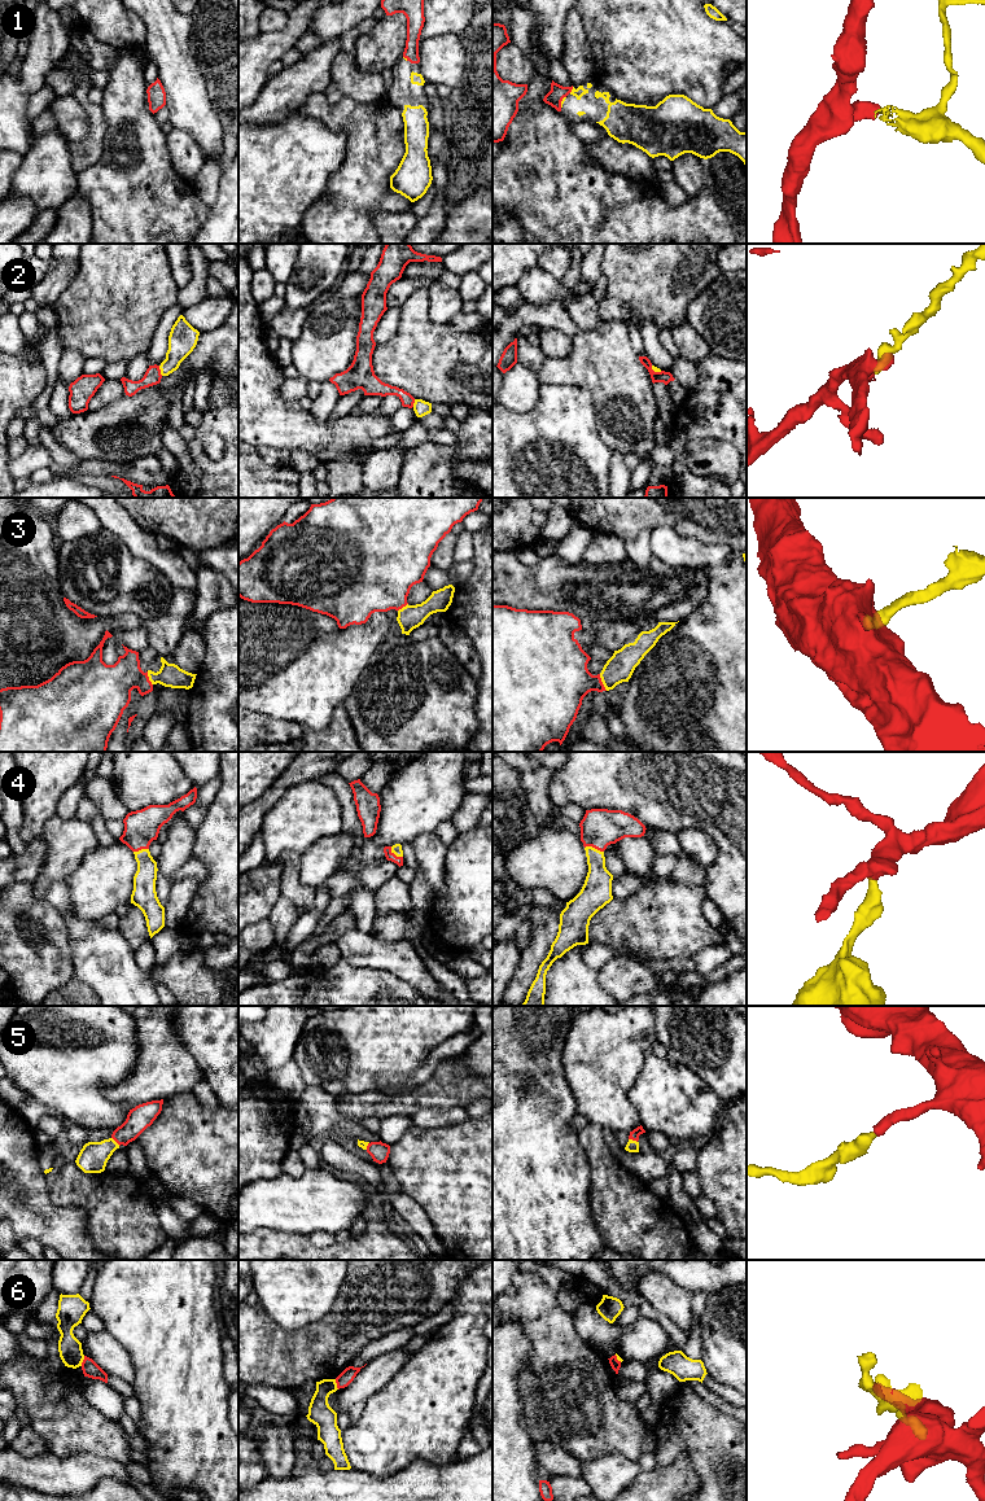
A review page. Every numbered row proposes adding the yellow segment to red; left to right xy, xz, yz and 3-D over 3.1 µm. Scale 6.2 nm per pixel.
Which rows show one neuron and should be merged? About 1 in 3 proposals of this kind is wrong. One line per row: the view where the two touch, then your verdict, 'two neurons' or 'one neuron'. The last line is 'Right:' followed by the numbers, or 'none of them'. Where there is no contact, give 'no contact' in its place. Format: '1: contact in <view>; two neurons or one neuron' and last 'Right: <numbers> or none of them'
1: contact in yz; one neuron
2: contact in xy; two neurons
3: contact in yz; one neuron
4: contact in yz; one neuron
5: contact in yz; one neuron
6: contact in xy; two neurons
Right: 1, 3, 4, 5

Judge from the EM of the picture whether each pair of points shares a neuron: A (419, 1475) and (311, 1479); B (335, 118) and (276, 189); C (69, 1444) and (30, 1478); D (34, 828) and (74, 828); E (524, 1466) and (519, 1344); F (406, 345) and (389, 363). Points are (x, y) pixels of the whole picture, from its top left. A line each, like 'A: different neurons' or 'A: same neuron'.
A: same neuron
B: different neurons
C: different neurons
D: different neurons
E: same neuron
F: same neuron

